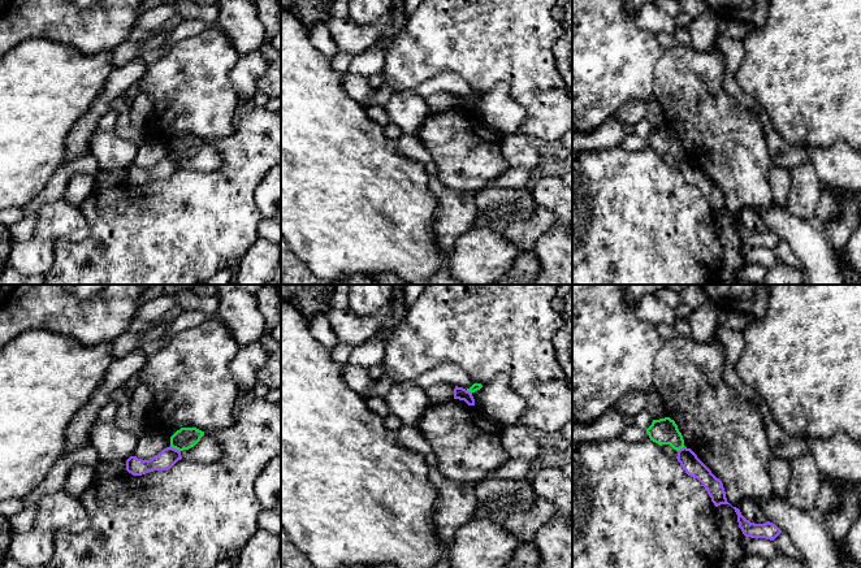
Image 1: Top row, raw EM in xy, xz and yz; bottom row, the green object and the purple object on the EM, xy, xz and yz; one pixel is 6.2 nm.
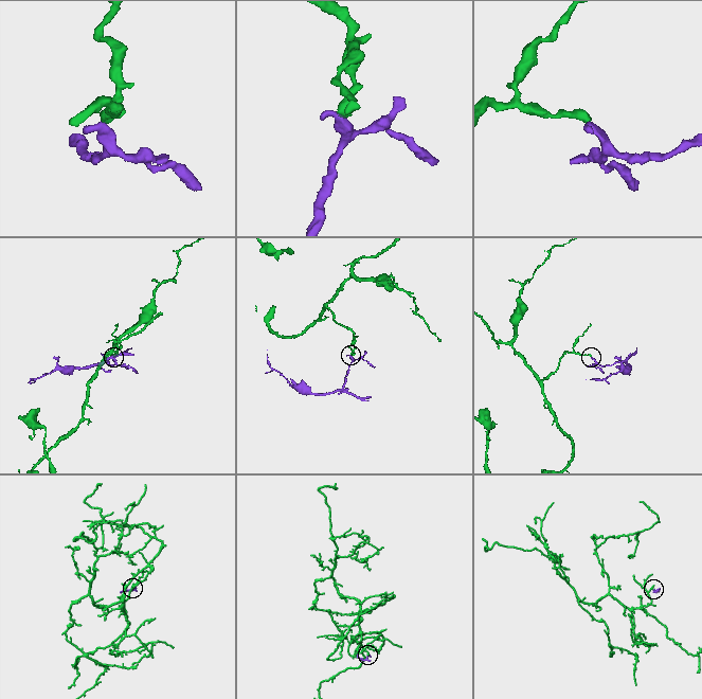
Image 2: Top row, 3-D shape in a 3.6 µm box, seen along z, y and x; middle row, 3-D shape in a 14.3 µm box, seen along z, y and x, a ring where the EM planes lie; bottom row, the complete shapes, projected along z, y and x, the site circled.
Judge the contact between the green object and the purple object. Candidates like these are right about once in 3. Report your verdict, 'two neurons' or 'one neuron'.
two neurons

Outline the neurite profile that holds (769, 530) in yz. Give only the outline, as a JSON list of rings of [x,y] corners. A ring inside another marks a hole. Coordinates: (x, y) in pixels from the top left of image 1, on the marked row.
[[[732,507],[737,515],[739,528],[745,537],[750,538],[766,538],[774,541],[782,530],[773,523],[767,521],[765,524],[754,524],[747,520],[739,508]]]

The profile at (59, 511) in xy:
[[[65,489],[46,495],[38,504],[33,528],[40,532],[57,533],[68,530],[79,533],[90,526],[90,516],[79,498],[69,495]]]

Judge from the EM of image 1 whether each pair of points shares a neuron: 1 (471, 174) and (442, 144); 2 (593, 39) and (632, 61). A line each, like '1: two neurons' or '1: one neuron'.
1: one neuron
2: one neuron

